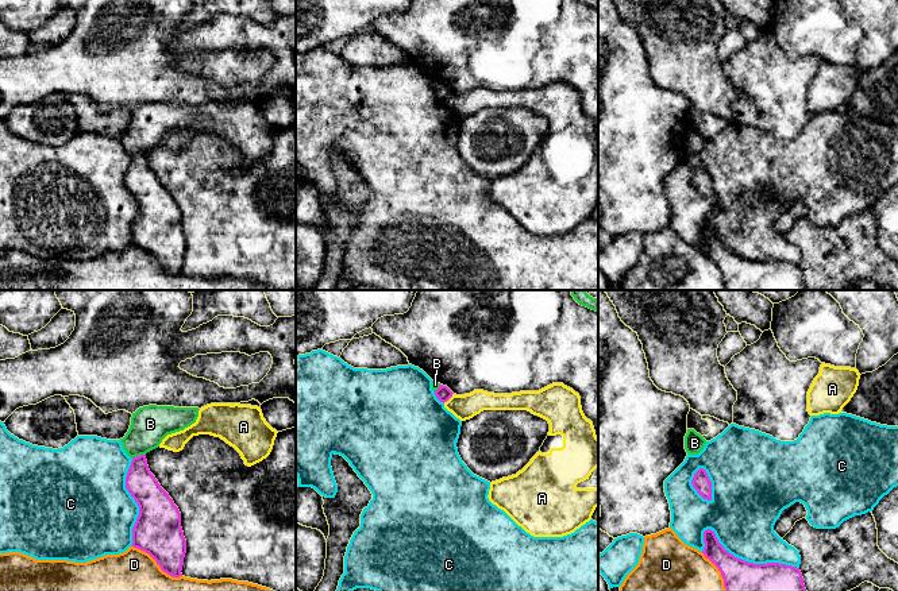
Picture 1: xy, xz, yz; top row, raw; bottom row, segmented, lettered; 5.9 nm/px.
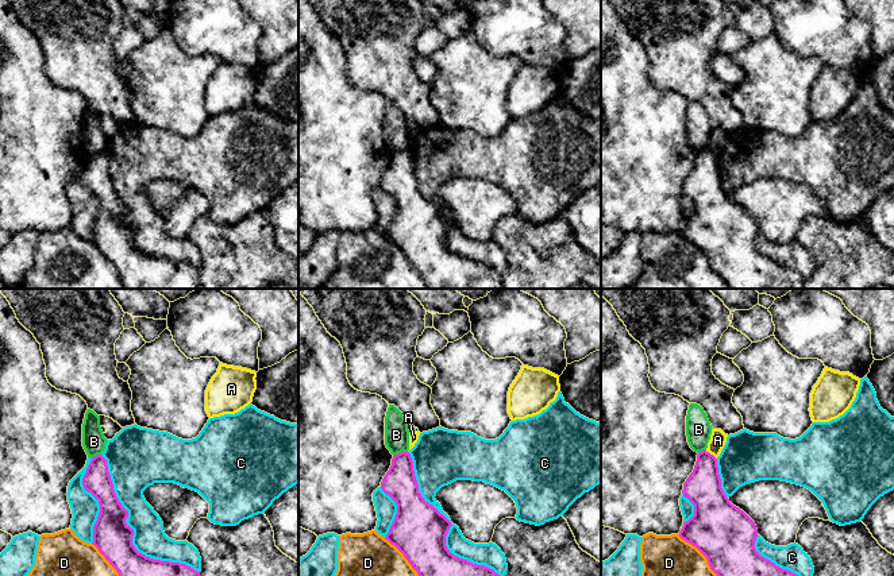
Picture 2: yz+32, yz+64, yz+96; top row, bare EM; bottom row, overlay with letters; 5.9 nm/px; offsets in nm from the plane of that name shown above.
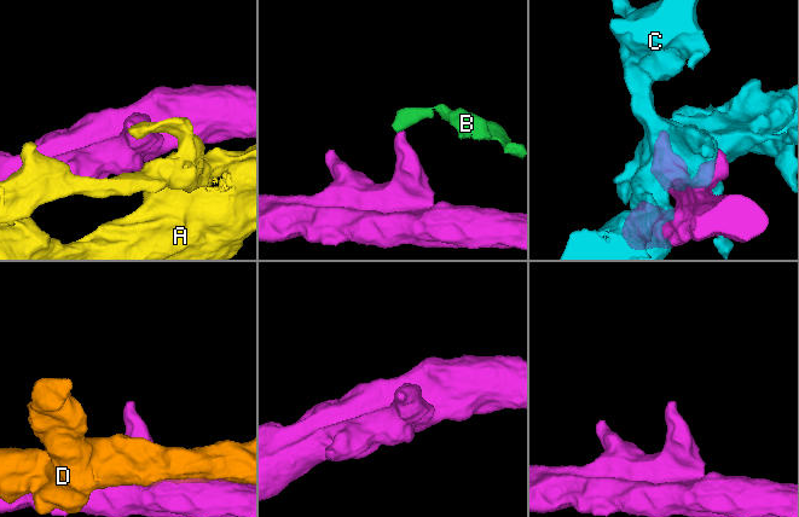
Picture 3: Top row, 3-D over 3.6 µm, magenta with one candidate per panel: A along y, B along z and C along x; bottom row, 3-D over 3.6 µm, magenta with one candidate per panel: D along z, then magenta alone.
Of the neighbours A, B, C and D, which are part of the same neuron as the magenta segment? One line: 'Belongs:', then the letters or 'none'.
Belongs: none

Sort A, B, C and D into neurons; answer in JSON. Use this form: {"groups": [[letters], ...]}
{"groups": [["A"], ["B"], ["C"], ["D"]]}

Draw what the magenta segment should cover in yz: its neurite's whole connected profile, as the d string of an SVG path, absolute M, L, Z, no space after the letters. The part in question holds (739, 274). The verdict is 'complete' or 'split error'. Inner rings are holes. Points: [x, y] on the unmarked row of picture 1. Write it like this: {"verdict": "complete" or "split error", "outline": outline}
{"verdict": "complete", "outline": "M710 227L704 229L704 240L702 251L721 270L727 290L808 290L797 264L737 256L724 247Z"}

